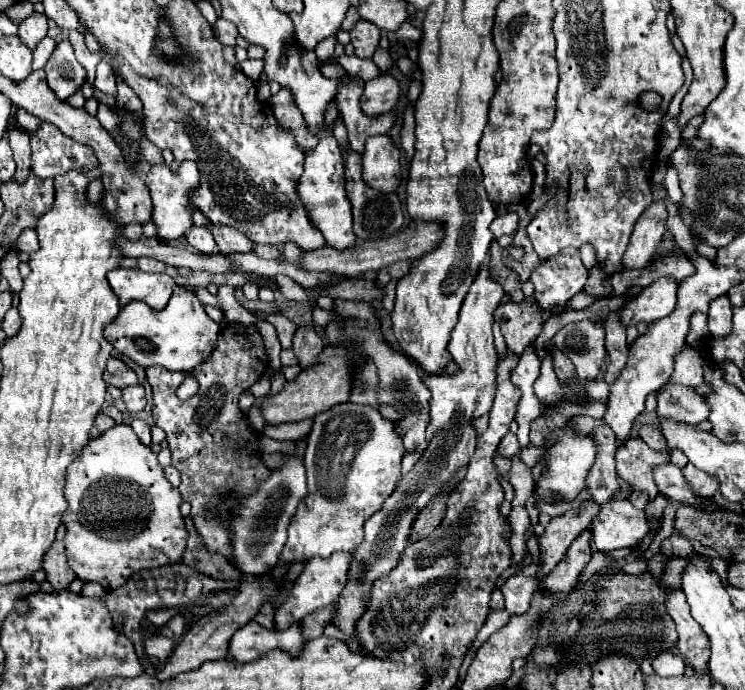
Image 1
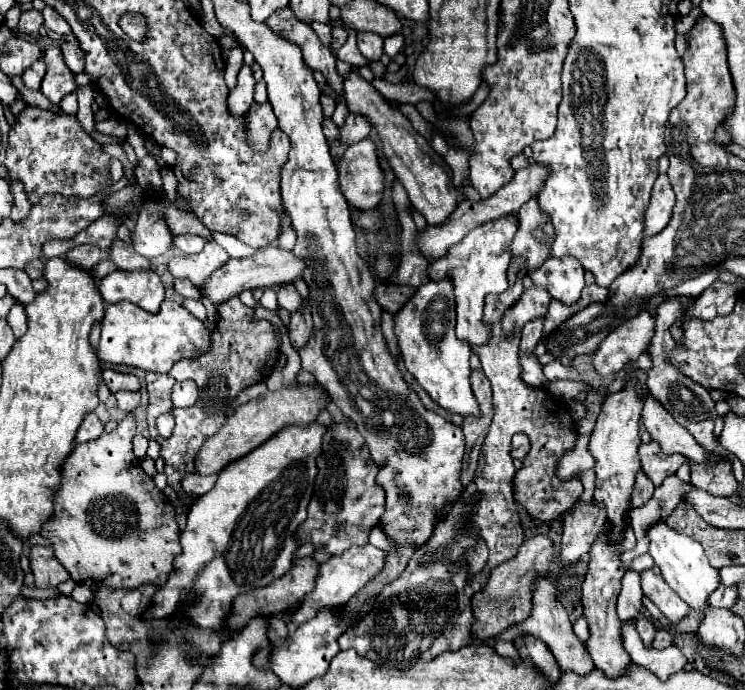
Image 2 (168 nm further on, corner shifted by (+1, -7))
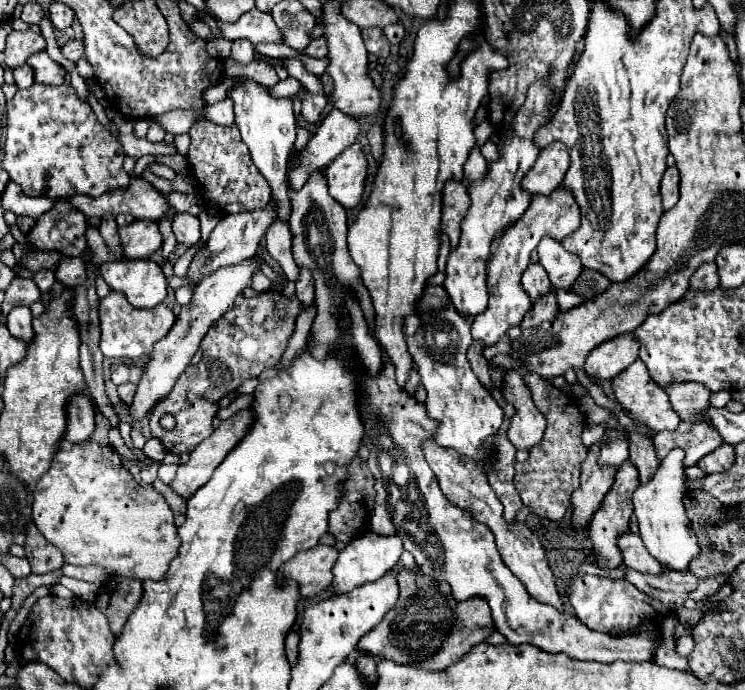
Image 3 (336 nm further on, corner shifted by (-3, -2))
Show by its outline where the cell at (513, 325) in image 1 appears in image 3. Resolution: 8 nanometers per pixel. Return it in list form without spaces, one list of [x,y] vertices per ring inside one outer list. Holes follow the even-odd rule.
[[[530,264],[528,270],[522,274],[522,286],[530,294],[532,300],[538,300],[546,292],[552,292],[550,278],[546,276],[546,270],[540,264]]]

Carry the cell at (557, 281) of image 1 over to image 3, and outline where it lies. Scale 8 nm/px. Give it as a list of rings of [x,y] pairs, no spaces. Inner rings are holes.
[[[544,236],[536,250],[540,256],[540,264],[550,276],[552,286],[556,290],[570,290],[574,286],[574,280],[582,272],[582,262],[578,260],[578,256],[566,252],[562,244],[552,240],[550,236]]]

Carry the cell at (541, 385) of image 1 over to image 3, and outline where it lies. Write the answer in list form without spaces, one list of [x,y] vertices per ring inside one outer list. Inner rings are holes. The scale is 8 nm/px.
[[[556,290],[556,298],[558,298],[558,306],[562,312],[584,302],[582,296],[576,296],[576,292],[566,292],[566,290]]]

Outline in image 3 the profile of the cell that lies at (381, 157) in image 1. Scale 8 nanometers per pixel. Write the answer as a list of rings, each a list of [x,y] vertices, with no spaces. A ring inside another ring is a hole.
[[[360,142],[346,148],[326,168],[330,196],[344,208],[358,208],[364,200],[364,182],[368,174],[366,154]]]

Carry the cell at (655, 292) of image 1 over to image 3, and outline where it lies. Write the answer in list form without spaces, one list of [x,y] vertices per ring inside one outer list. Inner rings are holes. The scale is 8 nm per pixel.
[[[628,332],[626,336],[614,336],[614,340],[606,340],[606,344],[594,348],[582,368],[594,380],[614,378],[638,358],[638,348],[640,344],[634,332]]]

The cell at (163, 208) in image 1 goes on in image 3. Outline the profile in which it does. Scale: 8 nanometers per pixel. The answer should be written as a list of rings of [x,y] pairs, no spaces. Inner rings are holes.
[[[134,220],[120,230],[126,258],[146,258],[162,246],[158,224],[152,220]]]

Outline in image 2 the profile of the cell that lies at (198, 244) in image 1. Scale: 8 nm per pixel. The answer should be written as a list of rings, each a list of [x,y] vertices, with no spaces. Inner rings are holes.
[[[178,235],[174,239],[174,245],[184,253],[184,255],[194,255],[194,253],[200,253],[206,245],[206,241],[198,235]]]

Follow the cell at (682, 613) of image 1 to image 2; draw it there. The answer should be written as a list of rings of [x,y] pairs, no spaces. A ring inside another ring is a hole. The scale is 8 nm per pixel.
[[[656,565],[652,569],[644,569],[640,573],[640,579],[642,579],[644,595],[666,615],[666,619],[670,623],[680,621],[688,613],[690,607],[666,585],[666,581],[658,573]]]

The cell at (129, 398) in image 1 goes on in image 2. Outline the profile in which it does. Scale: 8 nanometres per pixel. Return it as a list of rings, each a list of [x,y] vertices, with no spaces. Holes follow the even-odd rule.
[[[118,391],[118,393],[116,393],[116,403],[118,403],[118,407],[120,407],[122,411],[130,413],[130,411],[134,411],[134,409],[138,407],[138,403],[140,403],[140,393]]]

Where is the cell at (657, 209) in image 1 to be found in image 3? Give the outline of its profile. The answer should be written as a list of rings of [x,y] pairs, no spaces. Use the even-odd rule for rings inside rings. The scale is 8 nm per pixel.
[[[666,168],[664,178],[662,178],[662,186],[660,186],[664,212],[670,210],[670,208],[678,202],[678,182],[680,182],[678,170],[676,170],[676,168]]]

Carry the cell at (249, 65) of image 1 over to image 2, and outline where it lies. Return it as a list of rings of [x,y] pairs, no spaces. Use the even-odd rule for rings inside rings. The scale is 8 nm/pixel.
[[[244,63],[242,69],[238,71],[238,85],[228,95],[228,111],[230,111],[230,115],[240,117],[242,113],[246,113],[246,109],[250,109],[250,105],[254,103],[254,99],[252,99],[254,85],[256,85],[256,79],[252,75],[252,69],[250,69],[250,65]]]

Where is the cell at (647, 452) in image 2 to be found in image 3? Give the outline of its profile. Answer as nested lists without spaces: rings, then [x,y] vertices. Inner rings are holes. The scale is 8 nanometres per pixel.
[[[682,422],[678,430],[674,432],[658,432],[652,436],[656,456],[658,460],[664,460],[664,456],[674,450],[682,448],[686,452],[684,466],[694,466],[702,456],[710,454],[714,448],[722,444],[722,438],[714,428],[708,424],[692,424],[692,422]]]

